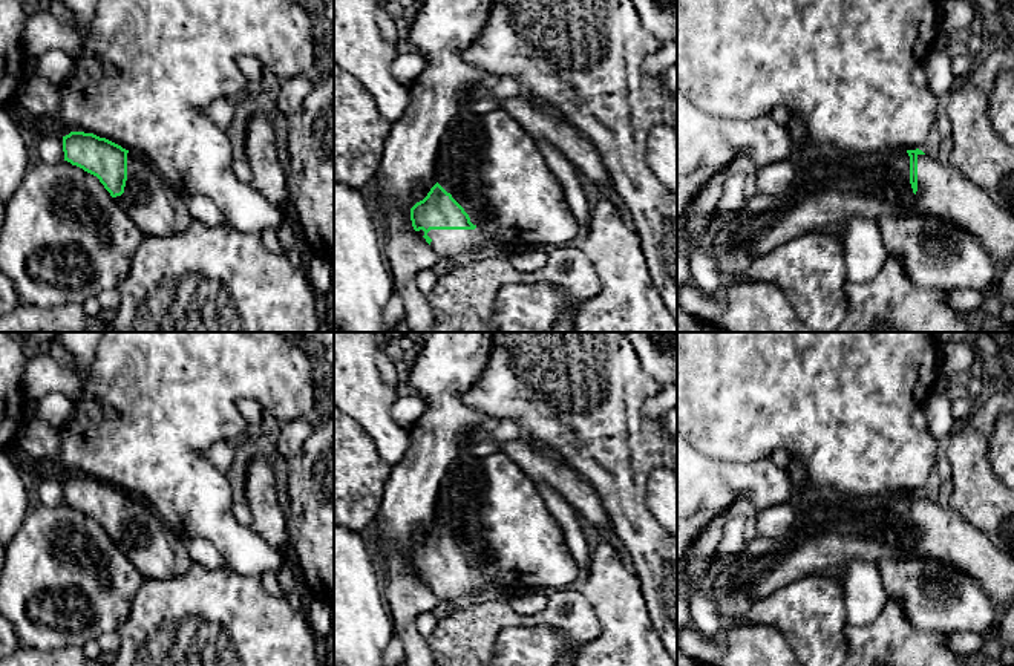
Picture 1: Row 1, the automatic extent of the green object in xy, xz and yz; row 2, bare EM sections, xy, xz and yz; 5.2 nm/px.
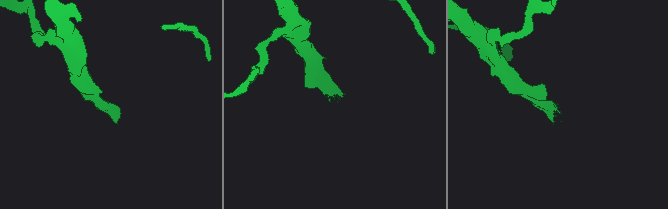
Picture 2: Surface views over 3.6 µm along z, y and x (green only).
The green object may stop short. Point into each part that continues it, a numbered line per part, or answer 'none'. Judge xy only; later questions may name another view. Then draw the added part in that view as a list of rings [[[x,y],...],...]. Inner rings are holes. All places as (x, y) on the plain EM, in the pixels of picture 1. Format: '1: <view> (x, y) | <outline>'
1: xy (157, 551) | [[[127,496],[124,536],[115,545],[130,559],[144,579],[173,579],[193,563],[179,537],[146,501]]]

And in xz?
1: xz (461, 493) | [[[466,449],[452,462],[441,482],[435,516],[437,525],[464,551],[476,571],[430,573],[427,576],[432,582],[430,591],[443,603],[455,603],[481,591],[493,591],[504,599],[515,594],[502,588],[496,577],[489,577],[495,571],[493,554],[482,542],[479,522],[486,495],[484,459]]]

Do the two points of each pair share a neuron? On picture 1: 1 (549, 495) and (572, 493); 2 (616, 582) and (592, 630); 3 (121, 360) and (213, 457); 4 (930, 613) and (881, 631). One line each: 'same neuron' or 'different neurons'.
1: different neurons
2: different neurons
3: different neurons
4: different neurons

